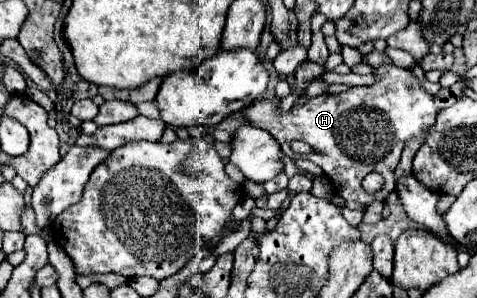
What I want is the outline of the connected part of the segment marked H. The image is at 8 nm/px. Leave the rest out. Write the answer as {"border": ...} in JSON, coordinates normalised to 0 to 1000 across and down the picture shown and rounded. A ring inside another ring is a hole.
{"border":[[[809,215],[788,235],[788,255],[797,275],[780,289],[742,289],[713,315],[675,315],[608,376],[583,369],[587,329],[579,322],[570,336],[537,336],[512,369],[512,396],[528,423],[562,436],[608,530],[612,470],[633,470],[662,497],[662,510],[642,530],[675,564],[704,644],[721,671],[742,671],[771,691],[784,671],[809,671],[809,658],[826,638],[826,564],[839,544],[847,477],[881,456],[889,430],[901,430],[918,383],[910,322],[889,309],[860,235]],[[780,577],[805,597],[801,638],[784,651],[759,631],[763,591]]]}

